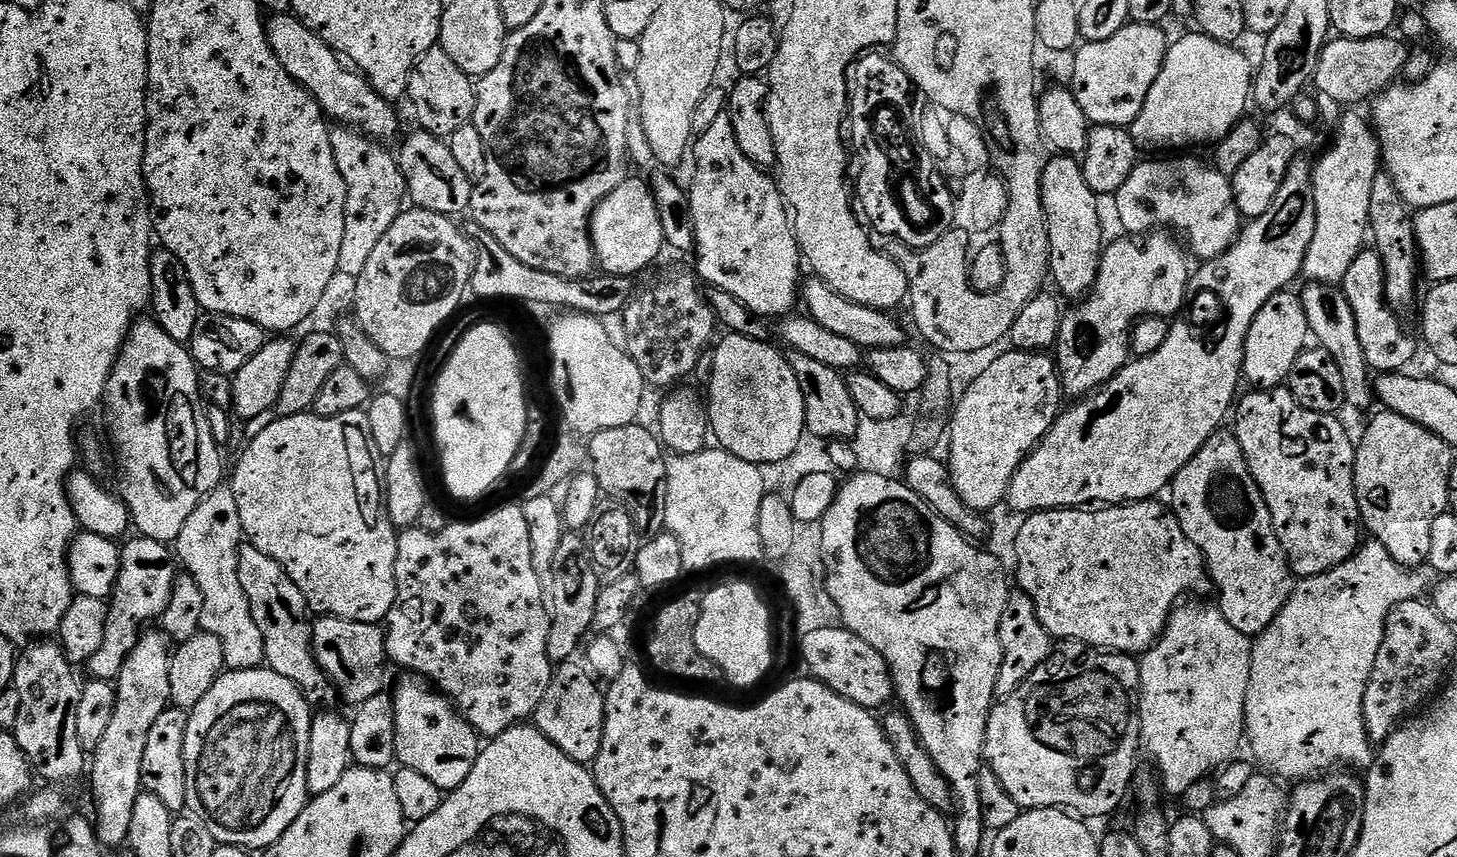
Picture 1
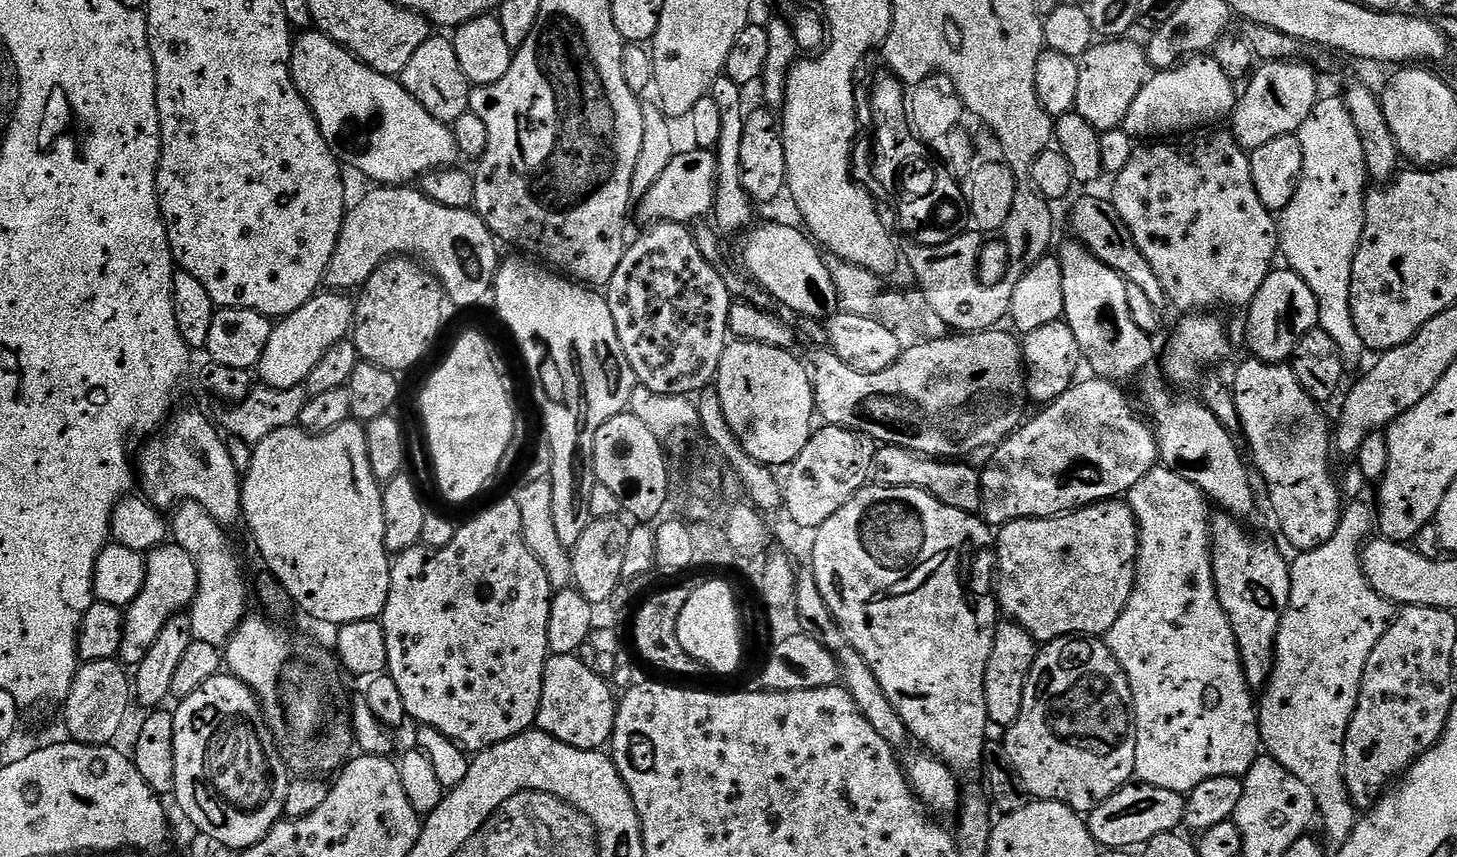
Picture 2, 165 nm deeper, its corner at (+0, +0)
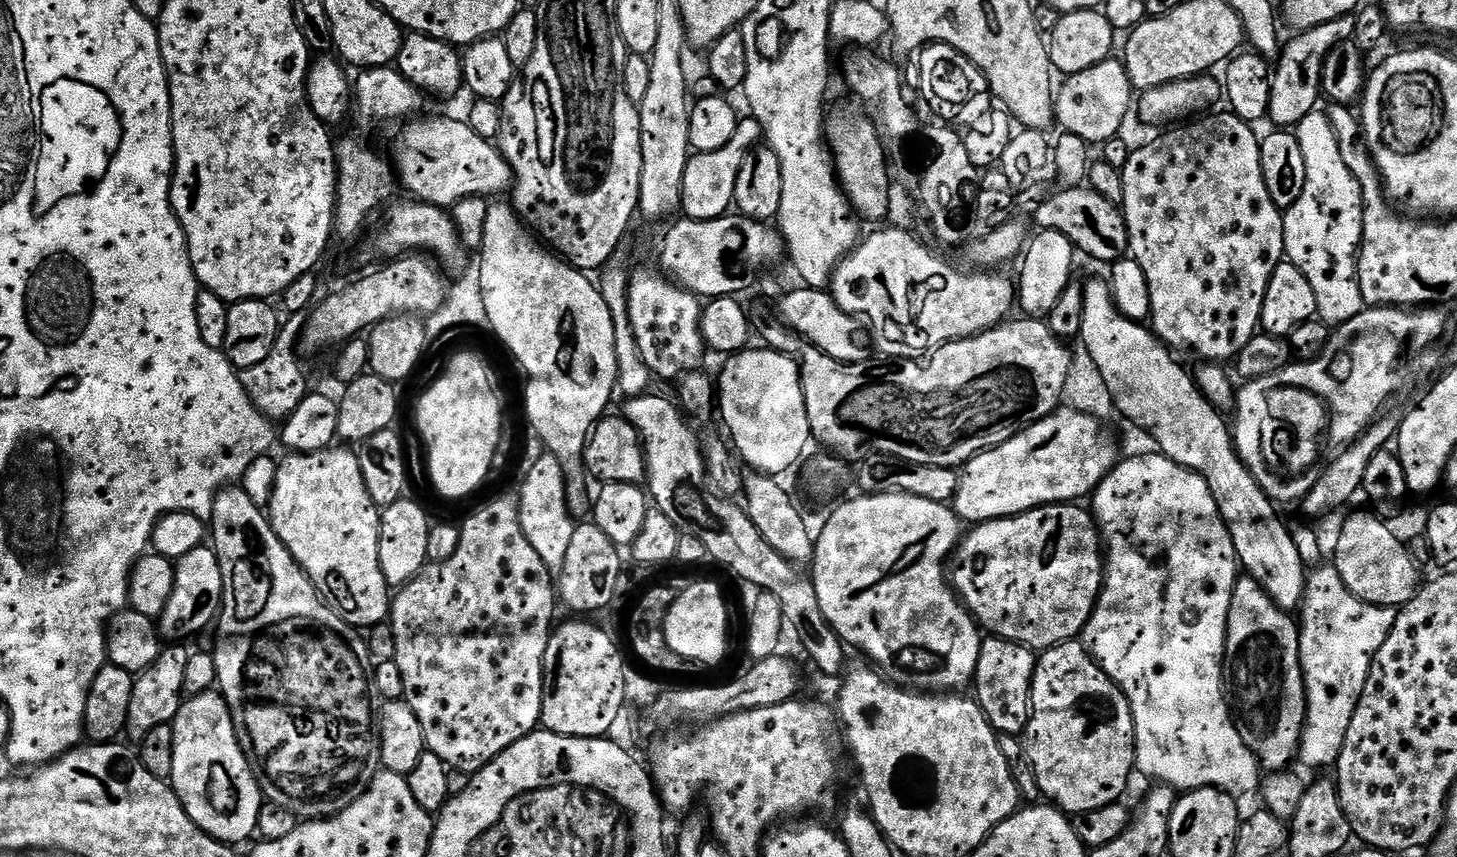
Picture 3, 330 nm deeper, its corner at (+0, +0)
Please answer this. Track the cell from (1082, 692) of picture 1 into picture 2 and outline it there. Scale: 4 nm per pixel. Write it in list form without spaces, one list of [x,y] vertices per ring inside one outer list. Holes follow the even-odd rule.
[[[1065,638],[1047,641],[1037,651],[1036,661],[1026,678],[1022,714],[1003,733],[1004,755],[1022,778],[1029,797],[1068,804],[1087,814],[1106,802],[1133,779],[1136,770],[1136,726],[1132,715],[1130,682],[1100,638]]]

